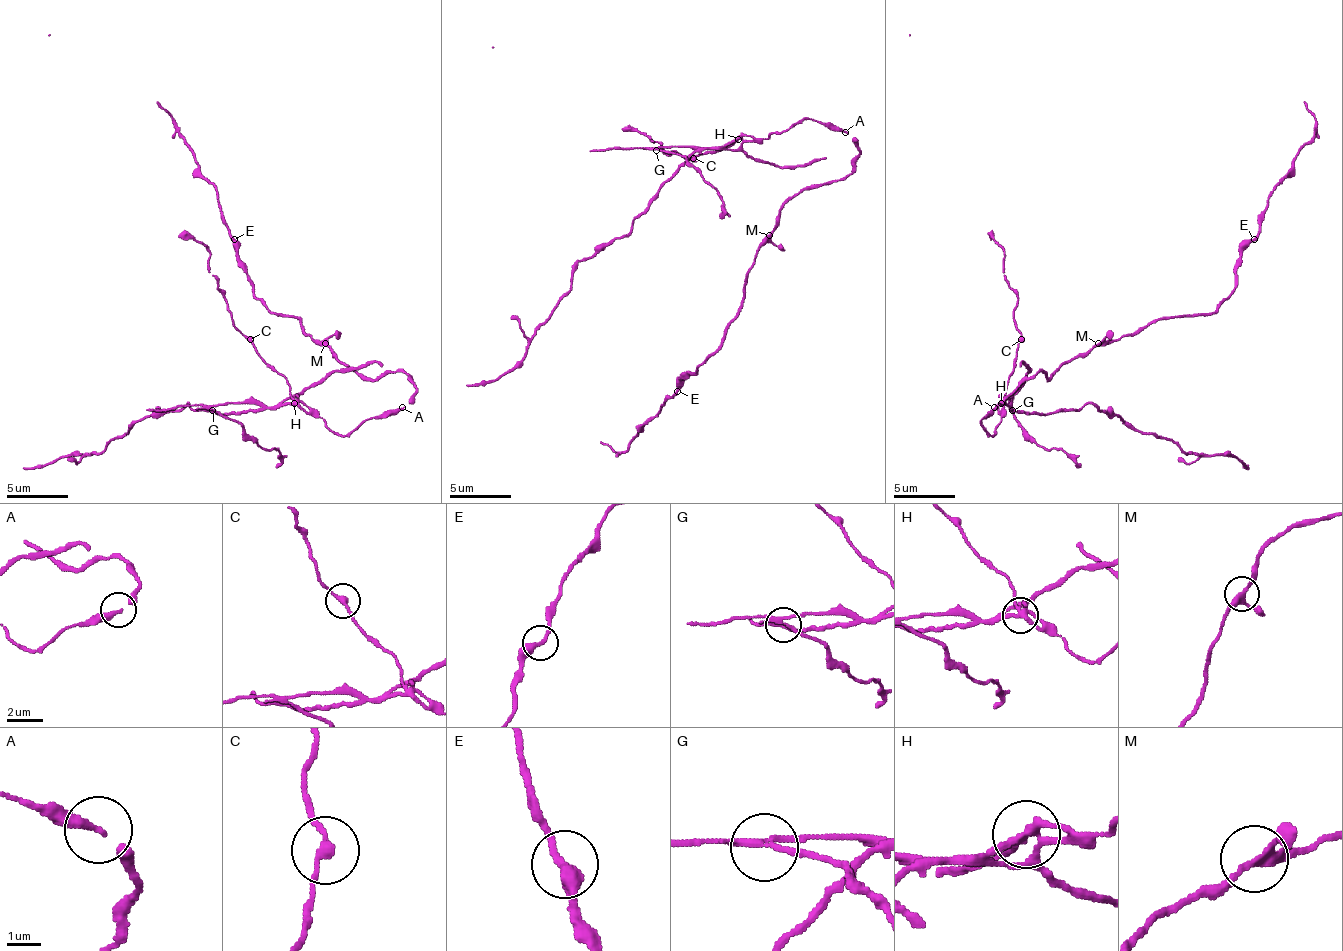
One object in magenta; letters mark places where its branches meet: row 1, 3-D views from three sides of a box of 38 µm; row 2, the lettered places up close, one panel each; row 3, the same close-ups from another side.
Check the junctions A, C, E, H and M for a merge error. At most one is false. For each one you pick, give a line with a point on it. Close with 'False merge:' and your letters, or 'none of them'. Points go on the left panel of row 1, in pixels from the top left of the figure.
H: at (294, 403)
False merge: H

